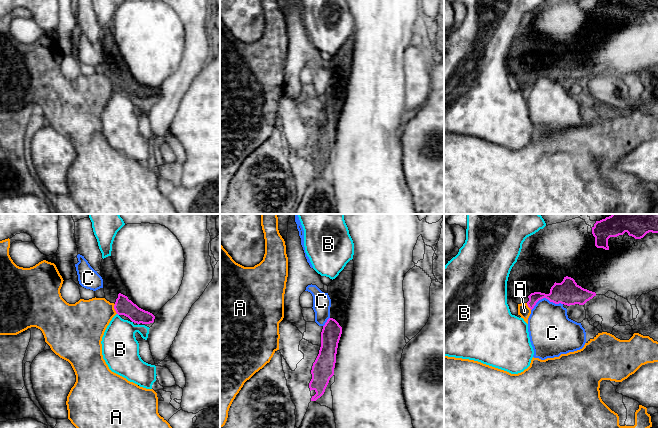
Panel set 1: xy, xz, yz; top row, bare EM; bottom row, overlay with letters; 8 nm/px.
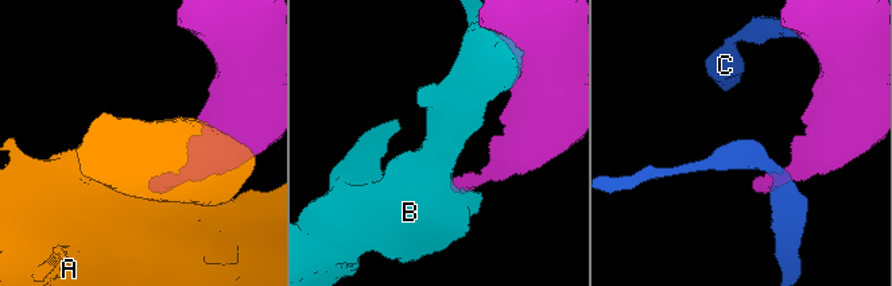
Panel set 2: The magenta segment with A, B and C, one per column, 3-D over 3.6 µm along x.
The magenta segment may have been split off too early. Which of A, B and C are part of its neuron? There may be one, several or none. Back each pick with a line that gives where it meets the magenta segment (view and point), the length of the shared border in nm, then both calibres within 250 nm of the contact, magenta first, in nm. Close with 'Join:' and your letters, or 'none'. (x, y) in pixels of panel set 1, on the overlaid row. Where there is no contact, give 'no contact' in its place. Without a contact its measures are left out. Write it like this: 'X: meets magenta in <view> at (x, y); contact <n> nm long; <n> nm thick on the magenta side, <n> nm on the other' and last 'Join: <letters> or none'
Join: none

